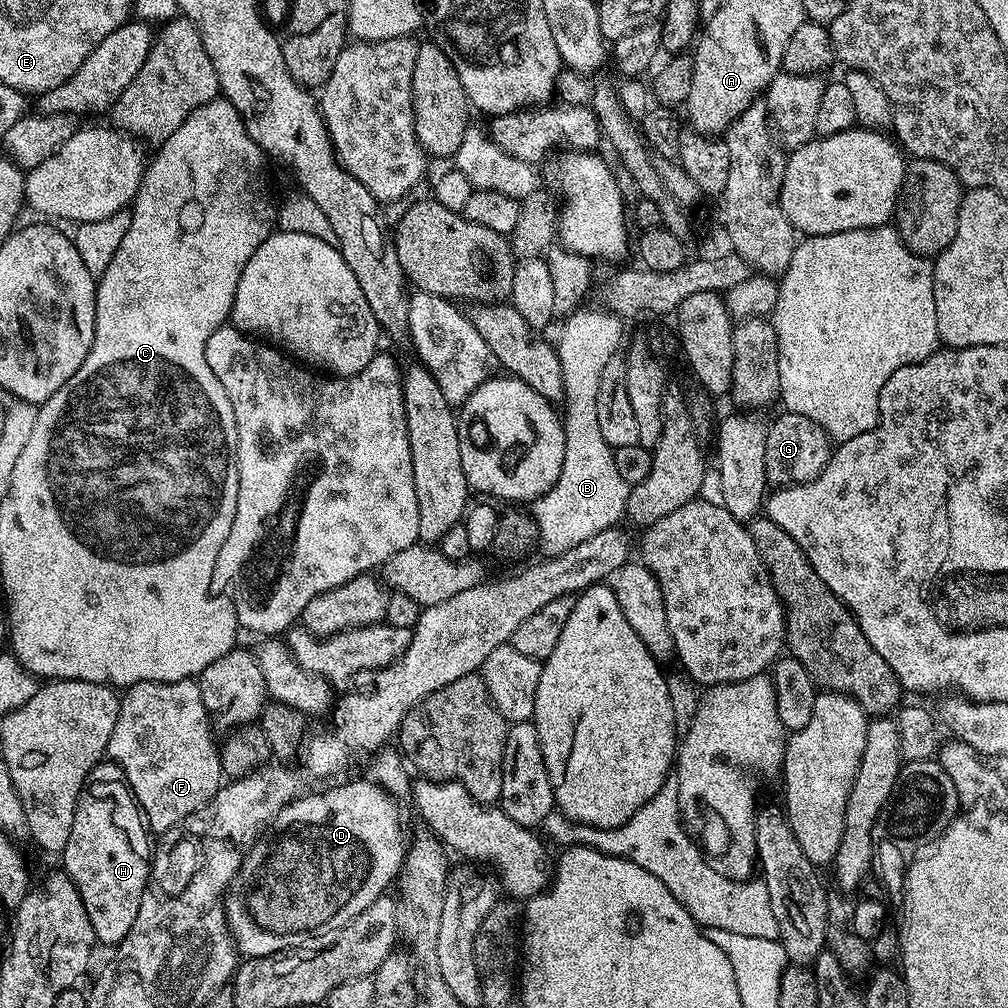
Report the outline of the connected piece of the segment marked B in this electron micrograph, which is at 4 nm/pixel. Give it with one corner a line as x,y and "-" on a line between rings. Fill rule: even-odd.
580,308
564,325
560,328
560,341
555,341
554,347
558,354
558,362
562,366
562,378
564,379
564,398
562,408
568,413
563,413
562,423
564,425
564,457
562,458
562,474
558,474
558,482
554,482
554,486
550,486
550,490
546,490
546,494
542,494
537,500
531,501
530,511
540,535
538,537
539,547
545,548
548,556
561,556
566,550
574,550
574,546
582,546
582,542
586,542
586,538
594,538
594,534
602,534
602,530
617,527
625,519
628,510
628,494
630,486
626,482
622,482
618,469
614,467
614,450
606,442
606,438
602,438
602,430
598,426
598,378
602,378
602,370
606,367
606,362
610,362
612,356
617,355
621,351
620,339
624,336
625,321
621,319
615,311
608,308

